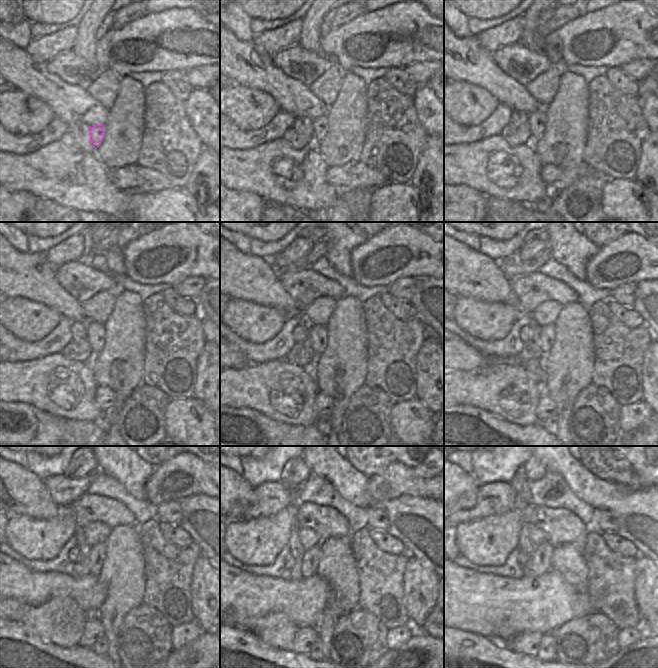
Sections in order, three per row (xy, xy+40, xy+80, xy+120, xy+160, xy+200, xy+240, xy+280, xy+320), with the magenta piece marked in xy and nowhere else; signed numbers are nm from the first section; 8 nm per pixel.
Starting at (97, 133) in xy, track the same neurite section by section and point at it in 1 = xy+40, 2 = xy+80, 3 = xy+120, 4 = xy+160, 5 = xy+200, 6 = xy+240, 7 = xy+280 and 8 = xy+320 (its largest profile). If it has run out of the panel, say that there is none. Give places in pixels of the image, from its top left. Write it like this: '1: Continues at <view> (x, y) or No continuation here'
1: Continues at xy+40 (320, 124)
2: Continues at xy+80 (542, 117)
3: Continues at xy+120 (94, 331)
4: Continues at xy+160 (318, 334)
5: Continues at xy+200 (546, 332)
6: Continues at xy+240 (94, 556)
7: Continues at xy+280 (318, 555)
8: Continues at xy+320 (542, 557).

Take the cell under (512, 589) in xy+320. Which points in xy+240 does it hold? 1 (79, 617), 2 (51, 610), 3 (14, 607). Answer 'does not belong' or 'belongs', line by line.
1: does not belong
2: does not belong
3: does not belong

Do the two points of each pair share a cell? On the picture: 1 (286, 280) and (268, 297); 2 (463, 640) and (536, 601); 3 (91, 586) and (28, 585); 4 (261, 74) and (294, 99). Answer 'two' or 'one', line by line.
1: two
2: two
3: one
4: one

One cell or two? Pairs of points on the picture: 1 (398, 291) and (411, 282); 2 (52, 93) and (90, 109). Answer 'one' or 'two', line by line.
1: one
2: one

